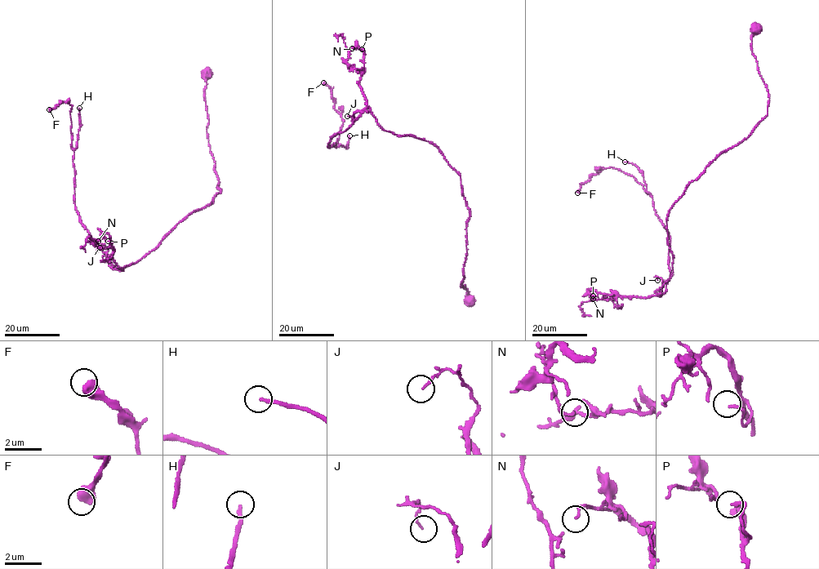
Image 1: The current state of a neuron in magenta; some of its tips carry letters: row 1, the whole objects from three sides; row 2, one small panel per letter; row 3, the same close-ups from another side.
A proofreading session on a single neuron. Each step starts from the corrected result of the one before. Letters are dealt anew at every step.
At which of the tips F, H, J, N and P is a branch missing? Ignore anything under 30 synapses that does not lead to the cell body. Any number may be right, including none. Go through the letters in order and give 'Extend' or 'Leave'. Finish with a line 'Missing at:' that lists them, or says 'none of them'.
F: Leave
H: Extend
J: Leave
N: Leave
P: Leave
Missing at: H

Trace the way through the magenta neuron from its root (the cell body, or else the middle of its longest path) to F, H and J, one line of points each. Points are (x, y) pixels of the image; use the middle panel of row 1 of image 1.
F: (469, 300), (460, 176), (429, 141), (385, 131), (365, 110), (329, 148), (343, 121), (323, 82)
H: (469, 300), (460, 176), (429, 141), (385, 131), (365, 110), (328, 148), (347, 147), (349, 135)
J: (469, 300), (460, 285), (469, 215), (460, 176), (429, 141), (385, 131), (365, 110), (353, 121), (347, 116)

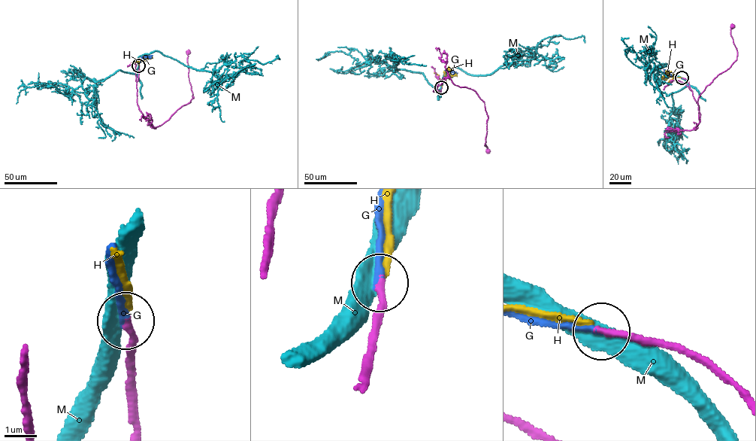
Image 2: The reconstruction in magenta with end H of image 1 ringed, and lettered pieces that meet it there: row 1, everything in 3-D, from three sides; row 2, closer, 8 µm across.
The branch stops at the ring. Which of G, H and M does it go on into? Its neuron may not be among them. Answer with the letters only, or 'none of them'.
G

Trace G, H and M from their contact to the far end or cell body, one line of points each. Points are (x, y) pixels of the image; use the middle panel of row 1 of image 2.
G: (441, 87), (452, 71), (456, 72)
H: (441, 87), (444, 72), (452, 67)
M: (441, 87), (453, 68), (483, 75), (556, 36), (583, 36), (585, 42)

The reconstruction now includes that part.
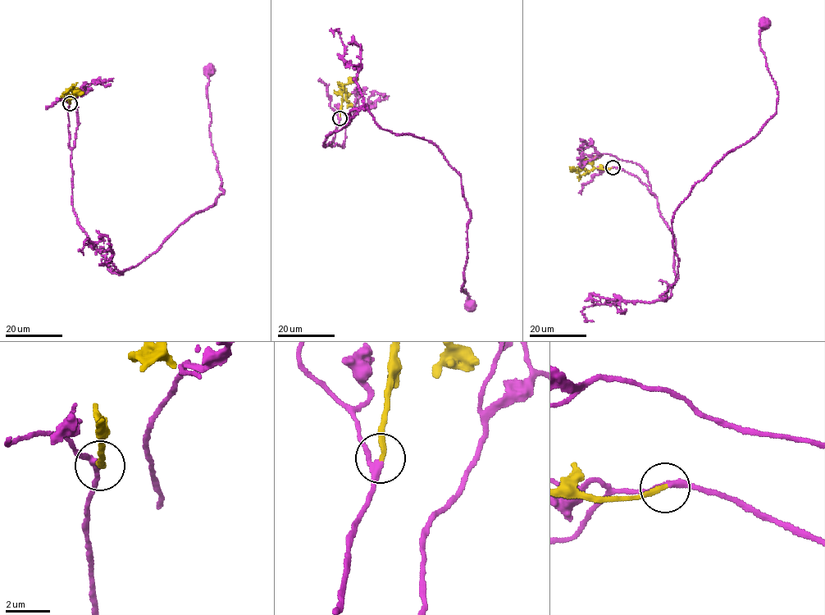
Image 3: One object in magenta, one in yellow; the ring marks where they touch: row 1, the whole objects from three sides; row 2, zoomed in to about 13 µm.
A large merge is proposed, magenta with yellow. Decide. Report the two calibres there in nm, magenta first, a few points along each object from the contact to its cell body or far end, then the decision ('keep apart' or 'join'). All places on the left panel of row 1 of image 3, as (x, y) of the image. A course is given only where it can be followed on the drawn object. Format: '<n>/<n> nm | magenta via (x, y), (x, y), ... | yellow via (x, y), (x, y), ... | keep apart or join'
280/240 nm | magenta via (70, 102), (73, 211), (110, 267), (120, 273), (155, 252), (185, 220), (223, 193), (210, 135), (208, 69) | yellow via (70, 103), (69, 97), (73, 98), (84, 92) | join

